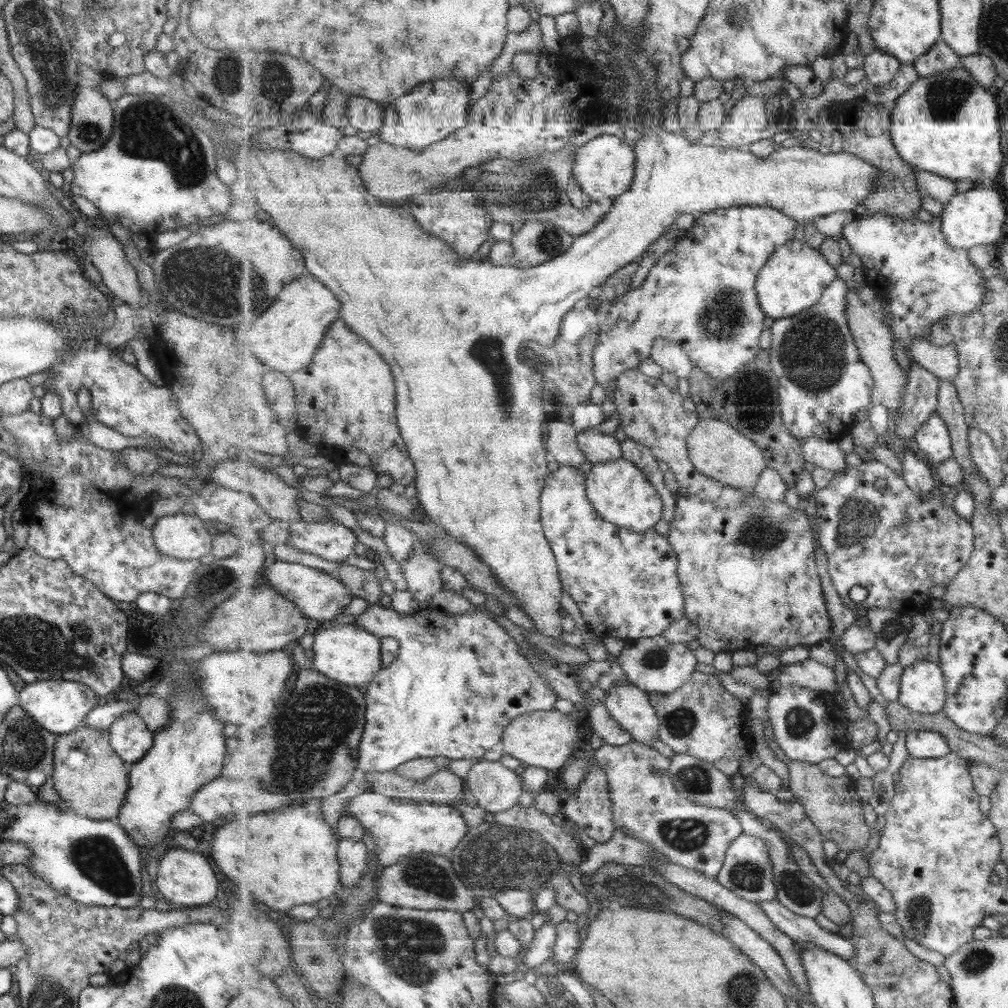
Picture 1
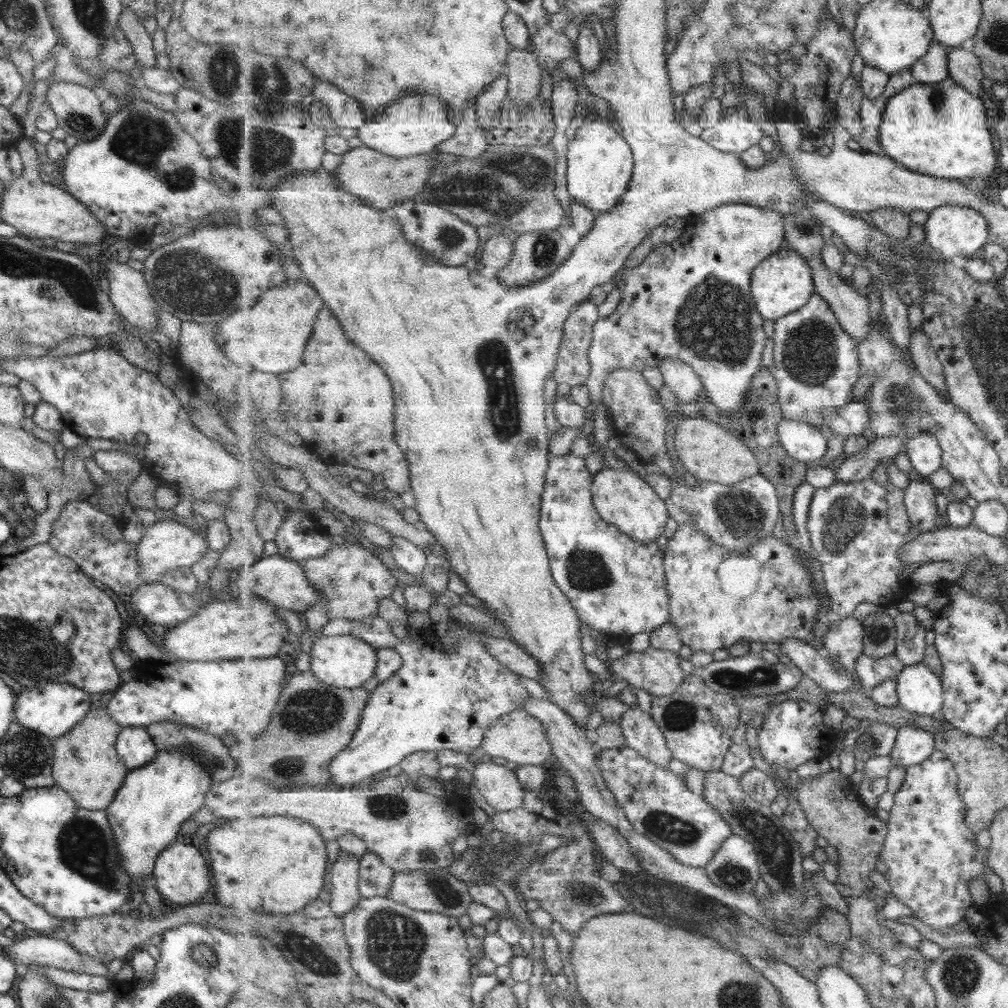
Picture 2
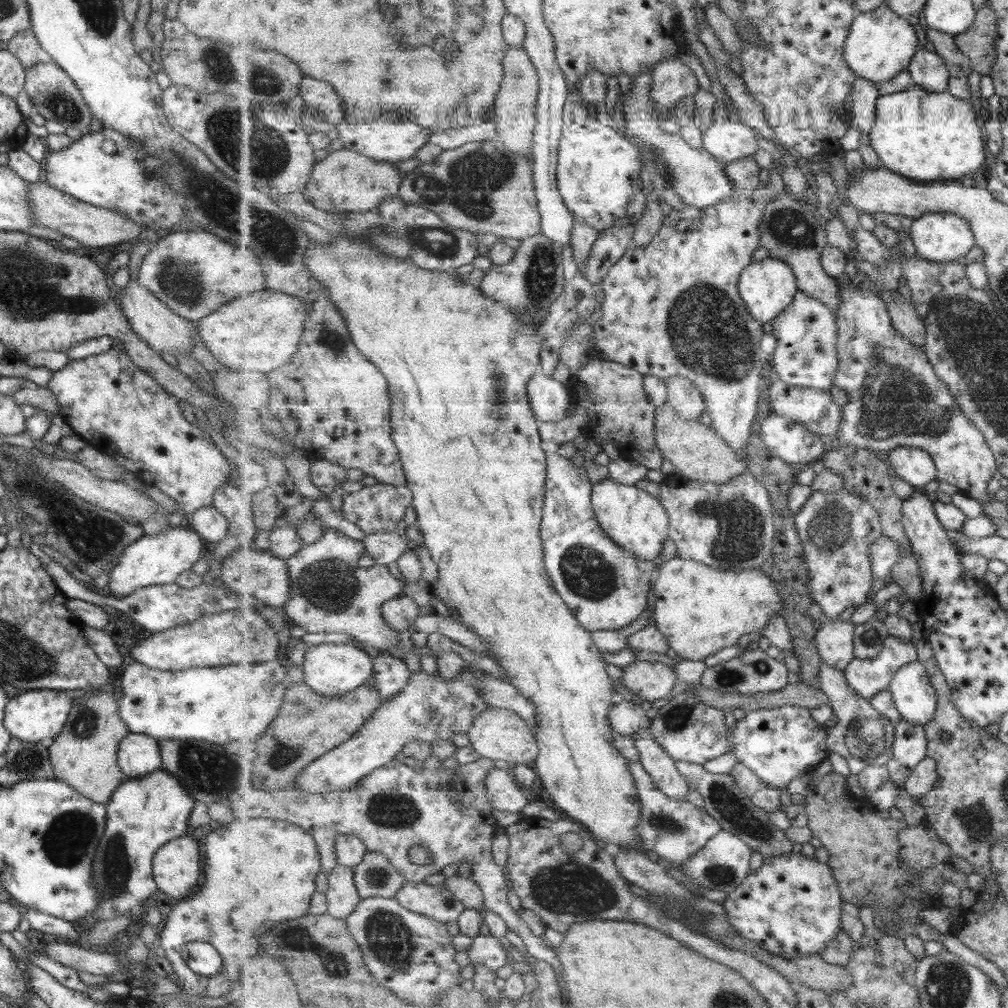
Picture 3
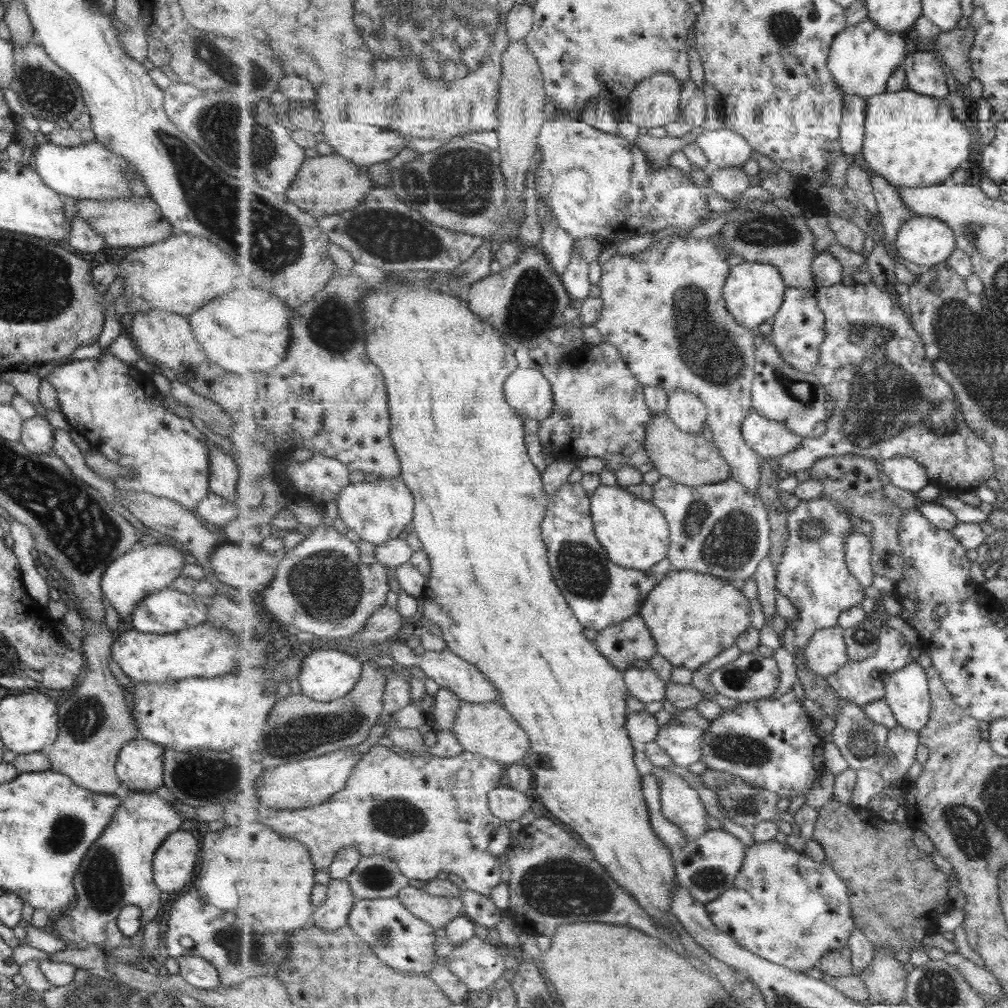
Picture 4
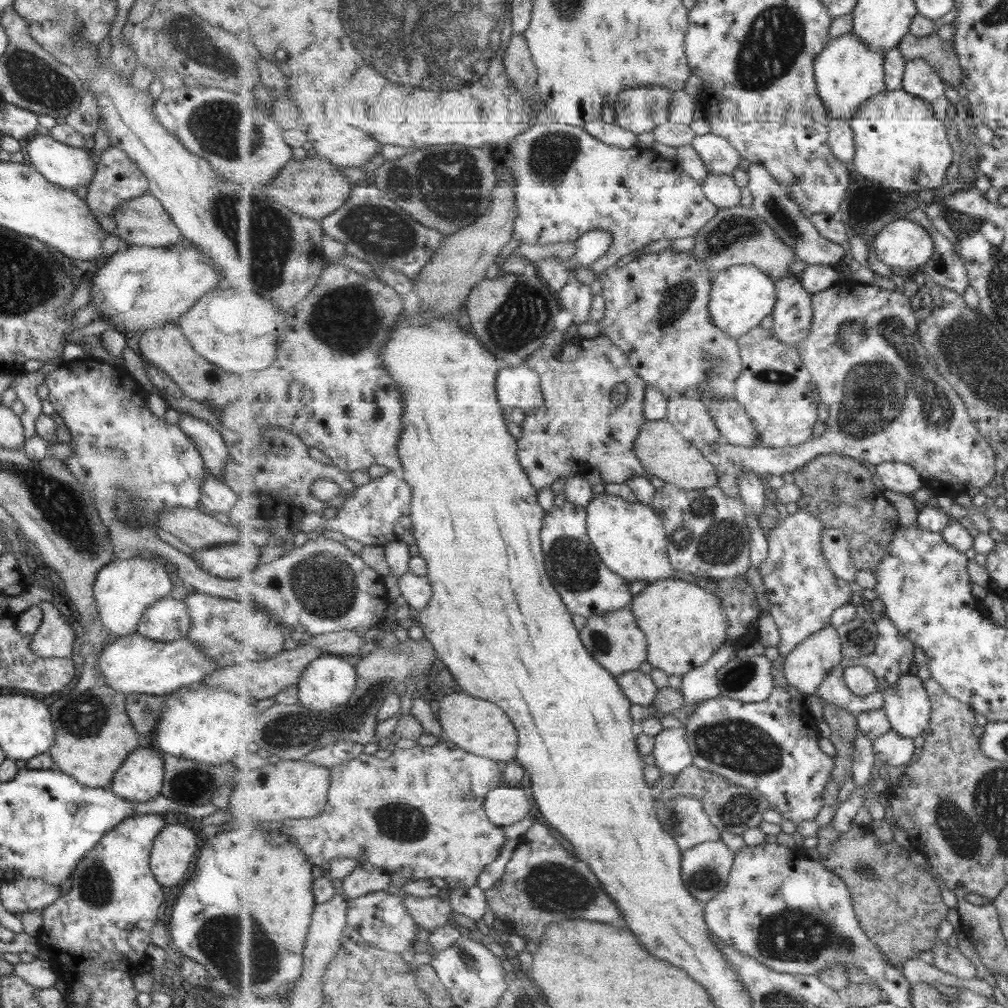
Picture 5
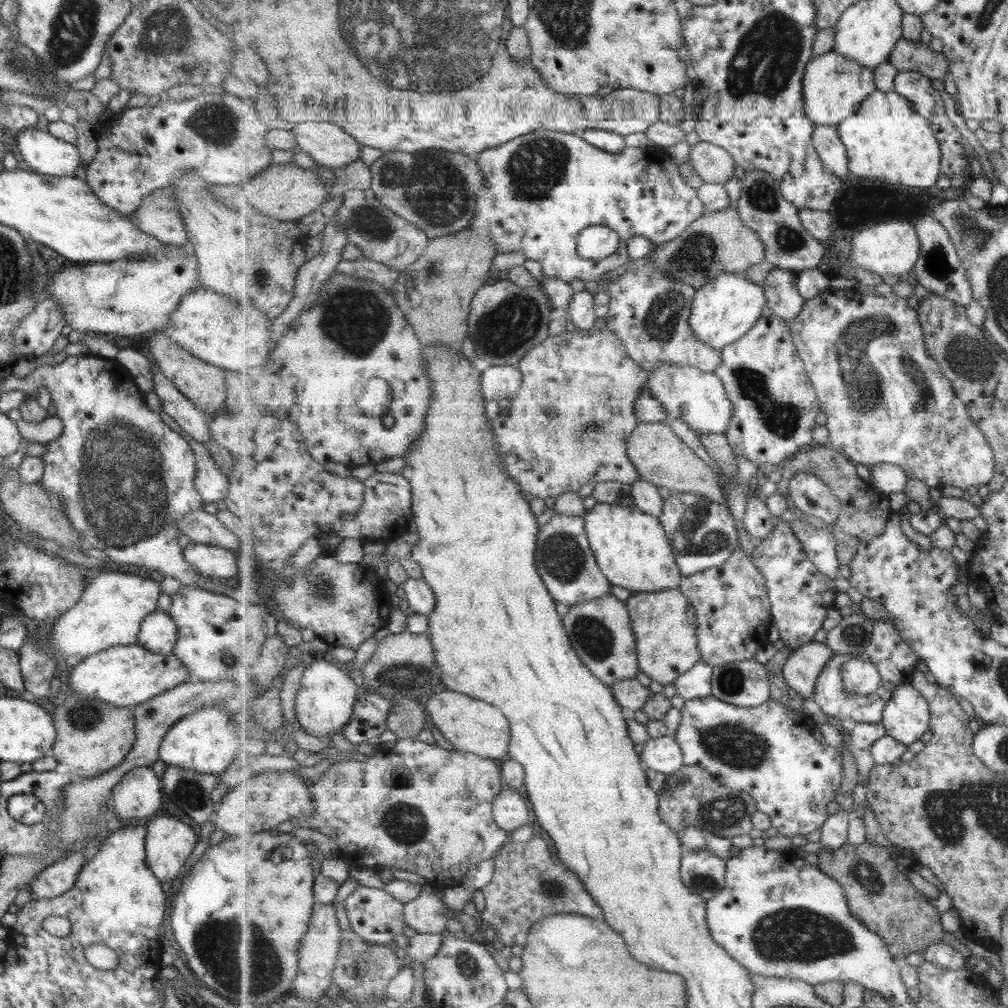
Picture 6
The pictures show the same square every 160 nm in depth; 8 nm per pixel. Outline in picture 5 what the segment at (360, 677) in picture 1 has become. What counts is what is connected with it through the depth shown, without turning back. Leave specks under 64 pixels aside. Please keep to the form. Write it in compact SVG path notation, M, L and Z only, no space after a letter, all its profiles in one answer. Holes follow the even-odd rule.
M317 655L298 680L299 703L311 709L312 712L331 712L336 707L347 705L347 702L354 696L358 682L358 669L353 664L349 664L347 660L336 655Z

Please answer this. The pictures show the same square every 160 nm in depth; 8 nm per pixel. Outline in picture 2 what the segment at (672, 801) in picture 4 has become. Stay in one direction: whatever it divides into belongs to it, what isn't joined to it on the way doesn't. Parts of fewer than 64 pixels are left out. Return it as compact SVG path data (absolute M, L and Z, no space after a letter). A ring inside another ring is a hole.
M641 706L629 707L629 711L621 717L620 725L624 732L626 746L643 754L647 760L654 761L659 766L669 766L673 760L662 728L655 718L641 709Z

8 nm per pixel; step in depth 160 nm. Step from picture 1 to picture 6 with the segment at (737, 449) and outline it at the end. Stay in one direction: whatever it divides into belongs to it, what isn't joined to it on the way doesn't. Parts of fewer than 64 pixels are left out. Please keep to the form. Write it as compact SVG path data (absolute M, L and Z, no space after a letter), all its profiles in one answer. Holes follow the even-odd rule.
M640 421L638 427L631 433L628 448L630 459L638 468L640 479L655 486L664 486L669 491L691 492L726 505L727 494L716 470L704 461L667 422Z

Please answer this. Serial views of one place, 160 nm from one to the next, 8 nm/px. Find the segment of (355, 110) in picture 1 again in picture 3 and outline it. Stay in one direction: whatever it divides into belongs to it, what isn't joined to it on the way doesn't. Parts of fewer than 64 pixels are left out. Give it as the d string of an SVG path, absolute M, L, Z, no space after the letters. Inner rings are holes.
M304 78L300 88L300 96L309 106L319 108L329 122L333 124L347 122L344 111L344 99L337 94L331 83L323 80Z

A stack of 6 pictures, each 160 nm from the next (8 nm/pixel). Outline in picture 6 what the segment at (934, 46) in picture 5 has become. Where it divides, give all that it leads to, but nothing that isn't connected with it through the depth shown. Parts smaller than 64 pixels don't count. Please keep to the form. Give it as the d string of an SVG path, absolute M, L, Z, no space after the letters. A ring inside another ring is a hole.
M905 37L899 39L889 59L899 72L921 72L932 79L943 79L950 73L949 60L942 51L933 52L929 45Z

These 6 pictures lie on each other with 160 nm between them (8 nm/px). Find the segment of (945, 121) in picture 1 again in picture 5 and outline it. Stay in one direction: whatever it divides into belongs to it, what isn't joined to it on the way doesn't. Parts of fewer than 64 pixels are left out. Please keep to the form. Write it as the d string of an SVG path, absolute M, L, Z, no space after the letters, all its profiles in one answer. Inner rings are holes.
M903 89L887 90L863 103L849 121L855 133L856 153L853 163L861 176L871 178L885 187L897 189L901 193L918 194L927 189L939 188L945 183L945 174L955 162L954 140L952 131L948 131L944 121L935 116L933 104Z

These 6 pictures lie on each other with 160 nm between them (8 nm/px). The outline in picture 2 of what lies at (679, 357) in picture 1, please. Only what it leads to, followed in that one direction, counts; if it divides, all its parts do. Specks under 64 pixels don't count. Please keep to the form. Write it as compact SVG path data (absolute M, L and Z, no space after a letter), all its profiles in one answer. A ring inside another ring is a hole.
M664 358L660 360L660 369L666 385L675 393L679 403L695 404L701 392L705 392L700 375L692 366L682 360Z

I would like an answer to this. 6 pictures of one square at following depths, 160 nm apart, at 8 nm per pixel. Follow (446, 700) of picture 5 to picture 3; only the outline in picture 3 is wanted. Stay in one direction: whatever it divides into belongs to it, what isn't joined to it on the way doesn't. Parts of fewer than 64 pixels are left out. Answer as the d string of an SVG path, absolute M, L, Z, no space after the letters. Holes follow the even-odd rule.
M492 708L477 716L475 724L468 732L471 748L481 757L495 760L504 760L507 763L529 763L534 762L540 756L538 736L533 731L530 722L525 721L518 713L503 708Z

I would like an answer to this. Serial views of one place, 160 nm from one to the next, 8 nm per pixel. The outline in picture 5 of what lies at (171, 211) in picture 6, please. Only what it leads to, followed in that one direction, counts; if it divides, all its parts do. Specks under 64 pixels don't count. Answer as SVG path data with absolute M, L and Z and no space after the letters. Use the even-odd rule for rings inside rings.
M146 193L113 211L115 234L128 246L167 247L182 239L155 197Z

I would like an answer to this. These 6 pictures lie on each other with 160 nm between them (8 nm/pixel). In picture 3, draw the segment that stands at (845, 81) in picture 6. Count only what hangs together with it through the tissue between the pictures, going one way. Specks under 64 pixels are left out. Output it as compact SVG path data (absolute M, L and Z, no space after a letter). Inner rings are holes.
M887 4L873 12L863 12L855 17L847 37L845 55L847 64L857 77L862 76L875 83L885 83L901 71L909 70L911 61L921 48L913 20L899 16Z

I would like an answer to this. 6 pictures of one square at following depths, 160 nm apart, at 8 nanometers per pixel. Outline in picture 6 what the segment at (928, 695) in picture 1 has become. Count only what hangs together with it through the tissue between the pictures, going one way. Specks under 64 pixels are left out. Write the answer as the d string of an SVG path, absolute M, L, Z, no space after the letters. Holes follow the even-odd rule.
M909 682L900 685L884 711L887 735L909 746L921 740L931 724L931 710L926 697Z

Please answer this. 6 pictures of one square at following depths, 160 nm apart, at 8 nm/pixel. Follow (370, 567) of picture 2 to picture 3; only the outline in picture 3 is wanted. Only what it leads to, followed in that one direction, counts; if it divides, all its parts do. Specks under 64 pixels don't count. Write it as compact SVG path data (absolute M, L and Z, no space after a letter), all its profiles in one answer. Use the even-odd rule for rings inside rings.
M324 527L324 533L319 539L301 547L297 554L286 559L293 584L290 599L282 607L273 609L286 614L293 624L309 633L350 634L357 642L365 642L365 646L377 648L380 653L395 652L400 632L387 624L382 606L402 596L406 582L403 578L395 578L387 565L363 568L360 560L364 554L364 541Z

